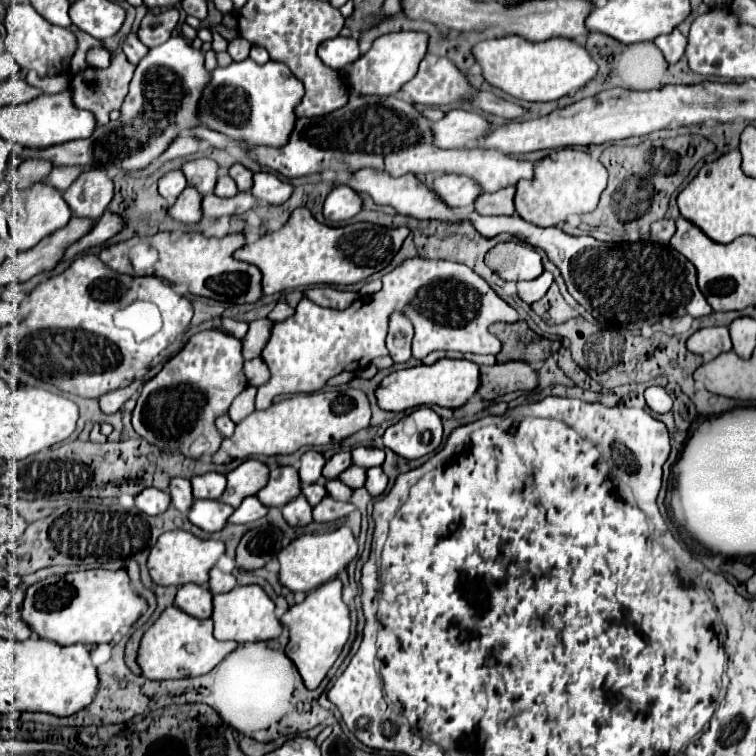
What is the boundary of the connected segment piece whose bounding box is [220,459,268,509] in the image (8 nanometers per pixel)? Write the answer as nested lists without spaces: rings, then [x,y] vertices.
[[[248,459],[226,475],[228,485],[220,501],[232,505],[234,509],[242,503],[244,497],[256,495],[268,481],[268,467],[256,459]]]

